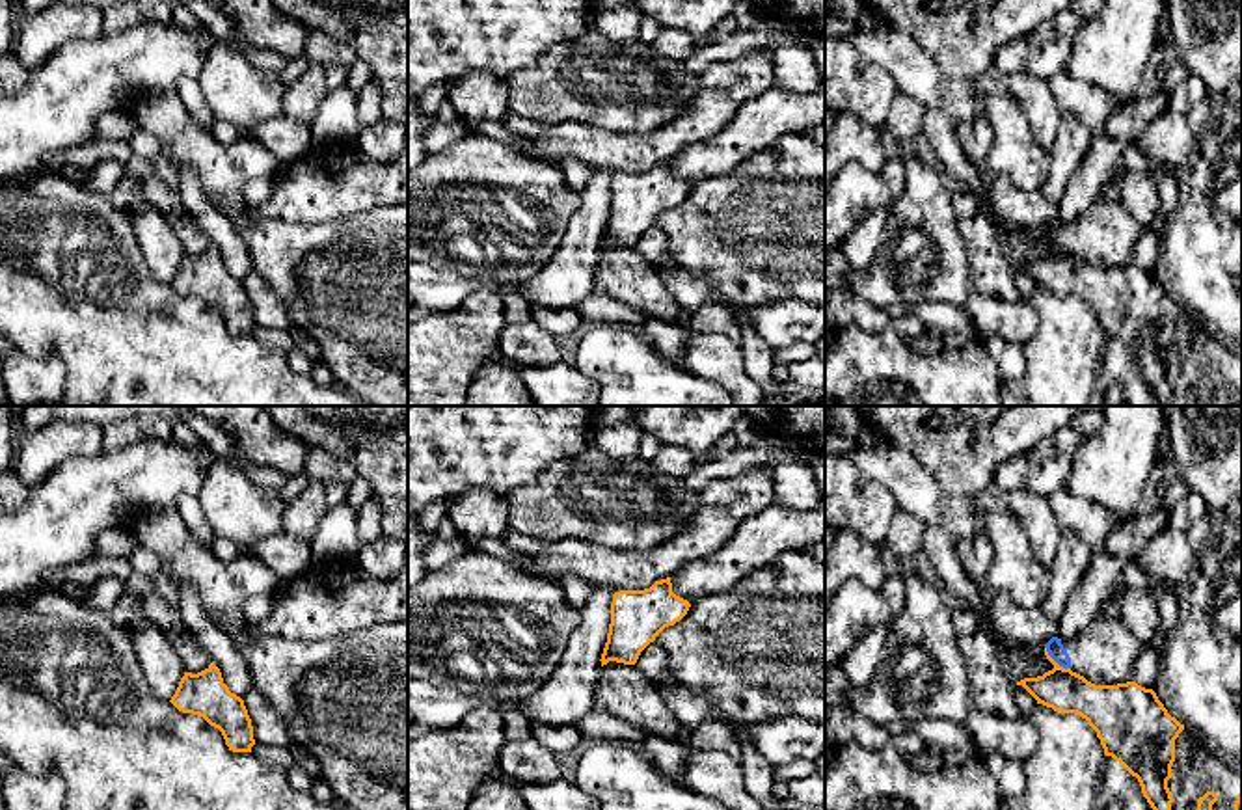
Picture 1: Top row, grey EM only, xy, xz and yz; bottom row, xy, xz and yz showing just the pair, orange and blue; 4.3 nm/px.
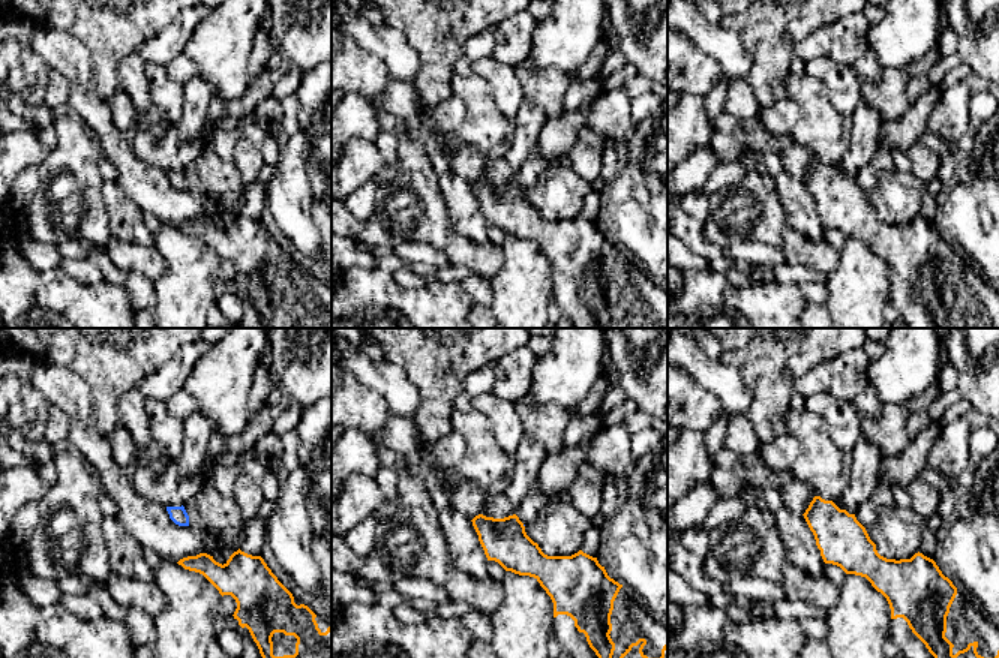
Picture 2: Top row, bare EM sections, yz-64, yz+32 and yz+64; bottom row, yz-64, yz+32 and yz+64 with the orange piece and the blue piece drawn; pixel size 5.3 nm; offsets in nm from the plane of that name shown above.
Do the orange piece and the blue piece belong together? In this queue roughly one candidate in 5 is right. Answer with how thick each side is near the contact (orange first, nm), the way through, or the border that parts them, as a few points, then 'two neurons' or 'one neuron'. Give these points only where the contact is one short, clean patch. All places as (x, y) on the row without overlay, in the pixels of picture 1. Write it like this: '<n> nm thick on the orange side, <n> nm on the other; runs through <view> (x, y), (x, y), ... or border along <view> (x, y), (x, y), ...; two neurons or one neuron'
190 nm thick on the orange side, 70 nm on the other; border along yz (1045, 229), (1060, 248), (1069, 252); two neurons

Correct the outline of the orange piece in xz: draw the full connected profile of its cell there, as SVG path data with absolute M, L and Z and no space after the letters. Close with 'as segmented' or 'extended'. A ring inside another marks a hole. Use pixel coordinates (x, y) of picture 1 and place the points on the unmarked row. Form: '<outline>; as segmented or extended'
M670 160L655 164L644 173L614 175L601 250L609 244L635 248L641 235L665 210L680 205L689 190L687 182L672 175Z; as segmented

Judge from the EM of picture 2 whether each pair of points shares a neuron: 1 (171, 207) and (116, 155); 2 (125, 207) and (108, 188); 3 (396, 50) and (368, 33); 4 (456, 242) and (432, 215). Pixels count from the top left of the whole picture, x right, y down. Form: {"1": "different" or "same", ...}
{"1": "same", "2": "same", "3": "same", "4": "different"}

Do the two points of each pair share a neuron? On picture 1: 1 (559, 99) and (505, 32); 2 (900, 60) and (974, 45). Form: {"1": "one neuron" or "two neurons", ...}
{"1": "two neurons", "2": "two neurons"}

